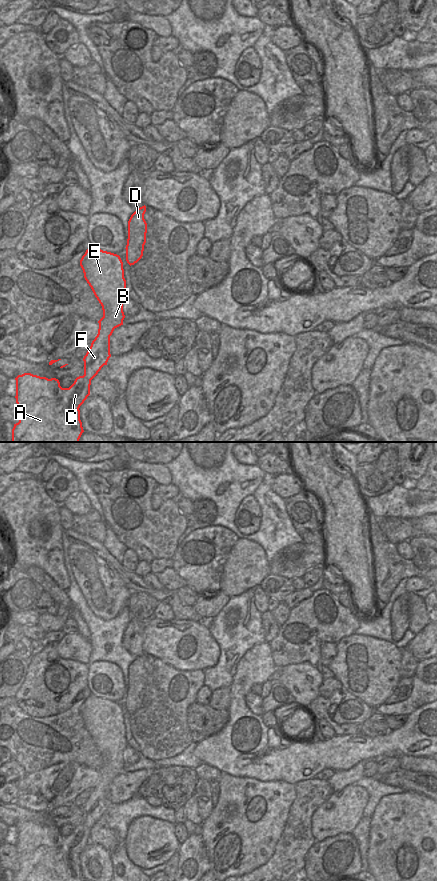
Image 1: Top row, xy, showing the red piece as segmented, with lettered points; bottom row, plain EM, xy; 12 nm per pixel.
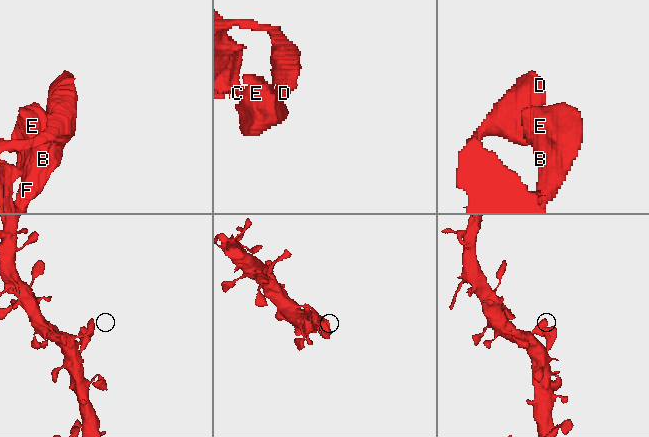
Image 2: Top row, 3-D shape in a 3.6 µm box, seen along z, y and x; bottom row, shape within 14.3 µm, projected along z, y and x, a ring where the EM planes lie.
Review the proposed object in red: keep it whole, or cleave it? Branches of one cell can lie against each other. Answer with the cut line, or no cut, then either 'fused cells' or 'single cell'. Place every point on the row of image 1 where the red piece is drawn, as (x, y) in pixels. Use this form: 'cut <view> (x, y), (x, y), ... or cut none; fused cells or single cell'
cut none; single cell

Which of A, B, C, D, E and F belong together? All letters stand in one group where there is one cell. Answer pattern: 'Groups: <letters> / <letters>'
Groups: A B C D E F.

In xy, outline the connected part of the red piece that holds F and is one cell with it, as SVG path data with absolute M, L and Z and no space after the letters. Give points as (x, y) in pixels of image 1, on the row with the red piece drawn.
M90 246L81 258L80 266L103 310L103 317L98 321L98 334L83 358L84 375L77 377L69 388L62 388L56 378L48 379L31 373L18 375L15 378L15 398L19 422L12 429L12 442L79 442L84 432L79 408L90 395L91 380L111 357L110 336L115 328L123 325L123 303L128 296L123 262L119 255Z

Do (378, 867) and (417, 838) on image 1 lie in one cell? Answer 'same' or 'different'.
same

